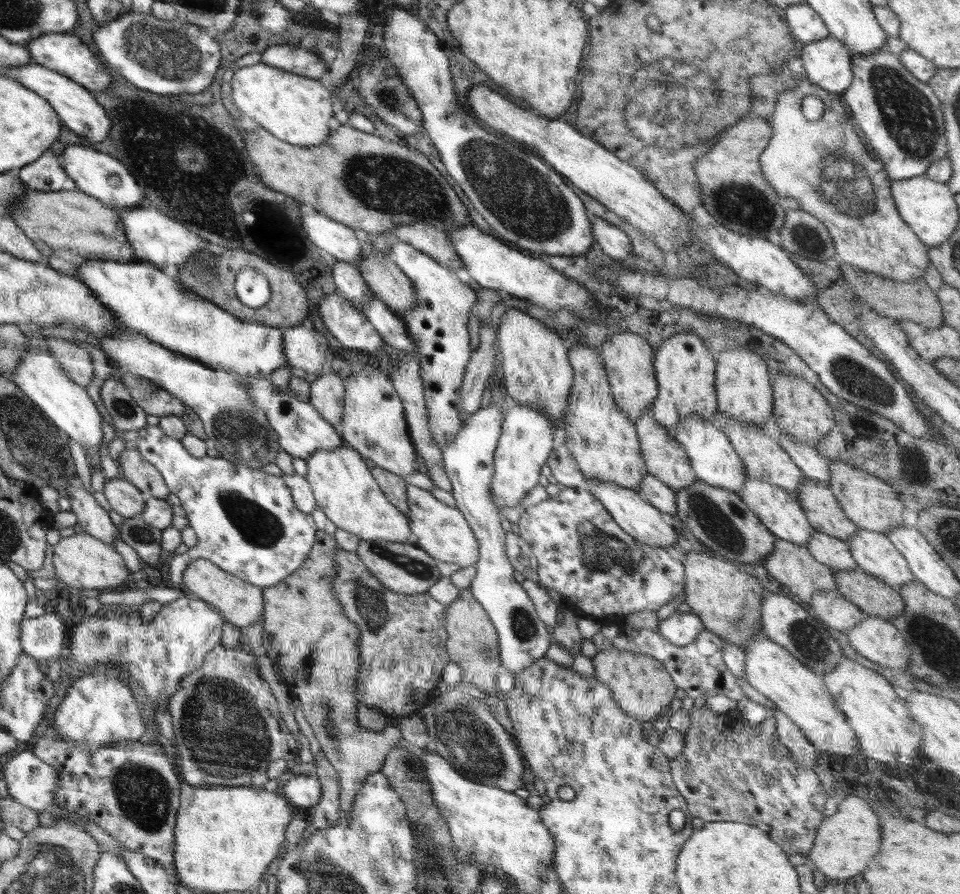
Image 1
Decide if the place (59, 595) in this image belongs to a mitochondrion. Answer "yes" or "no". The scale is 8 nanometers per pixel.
no

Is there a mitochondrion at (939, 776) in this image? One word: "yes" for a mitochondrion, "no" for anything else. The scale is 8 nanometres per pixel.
no

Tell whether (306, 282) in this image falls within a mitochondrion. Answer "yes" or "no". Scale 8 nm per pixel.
no

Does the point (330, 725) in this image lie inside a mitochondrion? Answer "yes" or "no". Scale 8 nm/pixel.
yes

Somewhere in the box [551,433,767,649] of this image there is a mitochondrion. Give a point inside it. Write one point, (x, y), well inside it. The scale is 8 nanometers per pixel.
(721, 527)

